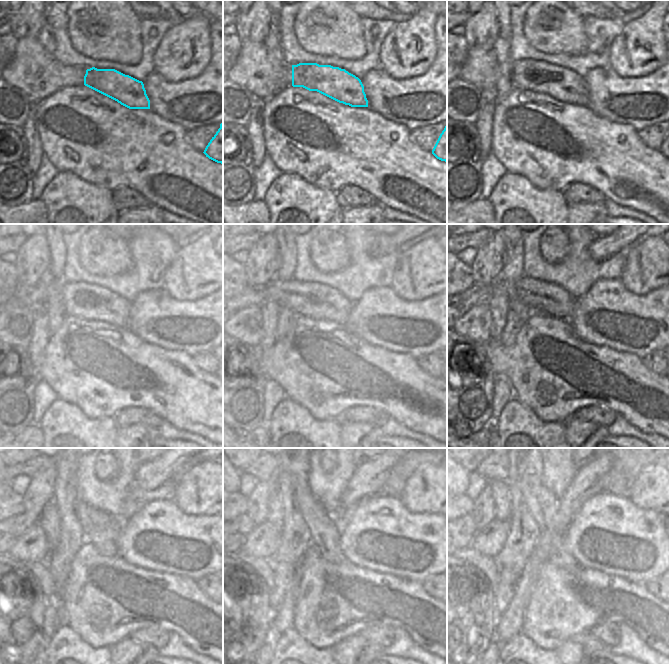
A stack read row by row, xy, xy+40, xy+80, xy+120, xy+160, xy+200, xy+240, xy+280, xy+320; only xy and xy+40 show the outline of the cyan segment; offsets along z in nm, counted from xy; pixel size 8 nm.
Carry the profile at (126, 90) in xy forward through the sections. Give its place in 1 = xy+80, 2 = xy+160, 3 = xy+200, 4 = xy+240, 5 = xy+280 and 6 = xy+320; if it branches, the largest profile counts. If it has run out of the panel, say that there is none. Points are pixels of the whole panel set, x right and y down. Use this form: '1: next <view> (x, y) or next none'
1: next xy+80 (564, 85)
2: next xy+160 (314, 300)
3: next xy+200 (547, 298)
4: next xy+240 (19, 524)
5: next xy+280 (243, 525)
6: next xy+320 (467, 529)

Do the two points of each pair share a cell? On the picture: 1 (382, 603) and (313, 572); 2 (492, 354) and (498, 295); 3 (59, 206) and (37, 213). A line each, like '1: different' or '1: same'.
1: same
2: different
3: different

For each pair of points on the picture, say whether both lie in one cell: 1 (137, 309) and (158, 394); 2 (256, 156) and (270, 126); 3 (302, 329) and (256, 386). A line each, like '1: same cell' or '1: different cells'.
1: different cells
2: different cells
3: different cells

